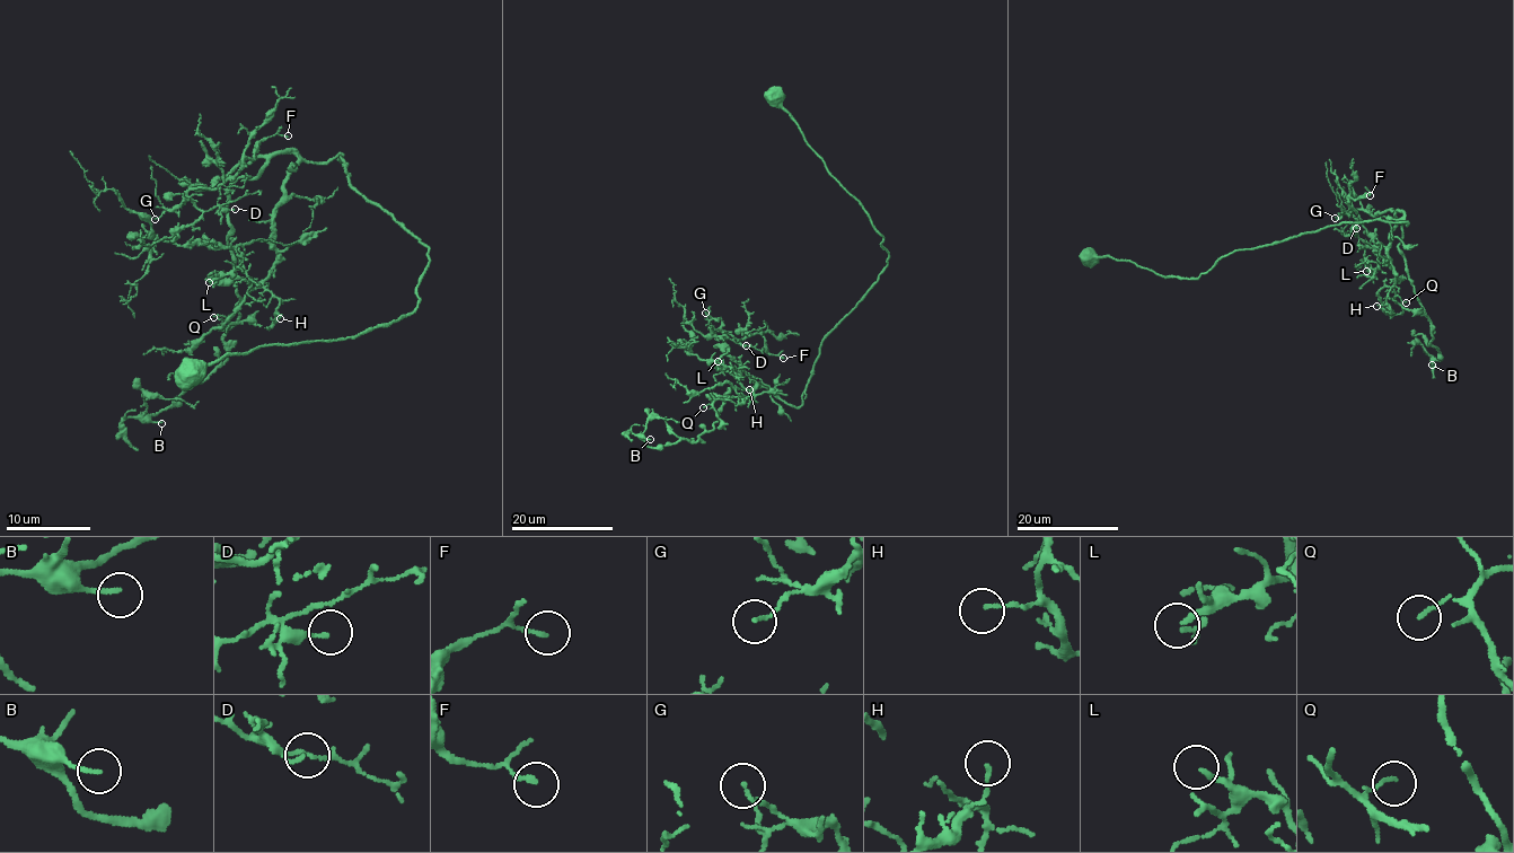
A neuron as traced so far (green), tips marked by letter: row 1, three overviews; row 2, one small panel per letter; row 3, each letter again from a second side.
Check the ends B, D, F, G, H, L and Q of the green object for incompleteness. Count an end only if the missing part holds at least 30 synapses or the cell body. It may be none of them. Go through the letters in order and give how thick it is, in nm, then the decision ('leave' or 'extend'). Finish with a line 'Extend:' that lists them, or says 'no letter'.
B: 150 nm thick; leave
D: 130 nm thick; leave
F: 150 nm thick; leave
G: 120 nm thick; leave
H: 120 nm thick; leave
L: 180 nm thick; extend
Q: 110 nm thick; leave
Extend: L

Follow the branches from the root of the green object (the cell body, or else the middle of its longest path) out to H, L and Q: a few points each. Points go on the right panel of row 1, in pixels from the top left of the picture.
H: (1088, 258), (1108, 256), (1197, 279), (1235, 251), (1343, 222), (1407, 221), (1390, 234), (1396, 284), (1376, 306)
L: (1088, 258), (1108, 256), (1197, 279), (1235, 251), (1343, 222), (1407, 221), (1390, 234), (1391, 258), (1366, 271)
Q: (1088, 258), (1197, 279), (1235, 251), (1343, 222), (1402, 220), (1388, 263), (1396, 301), (1406, 302)

